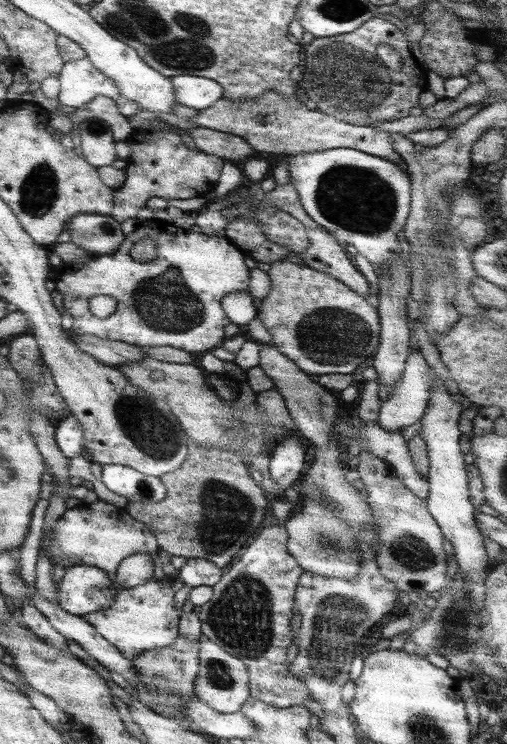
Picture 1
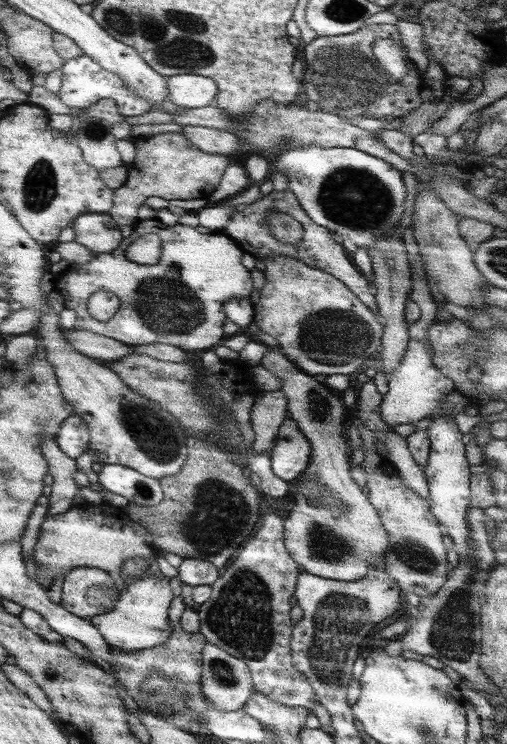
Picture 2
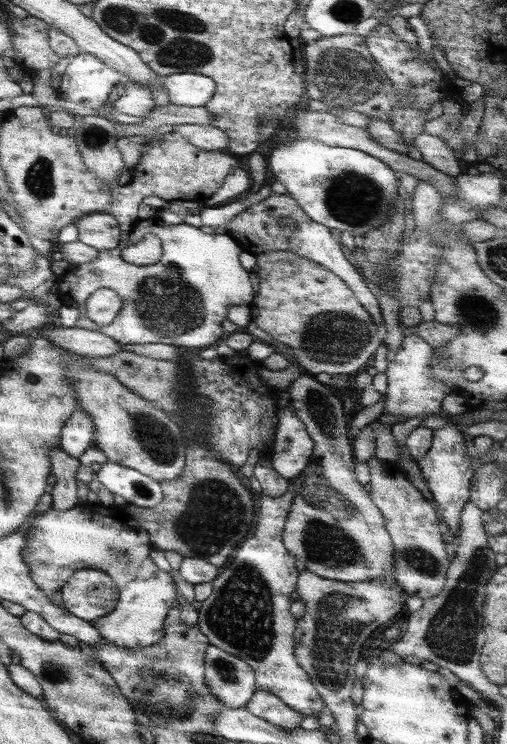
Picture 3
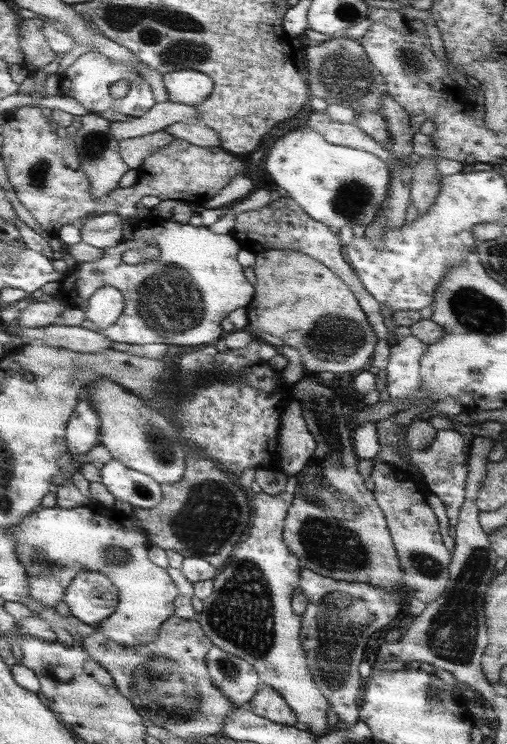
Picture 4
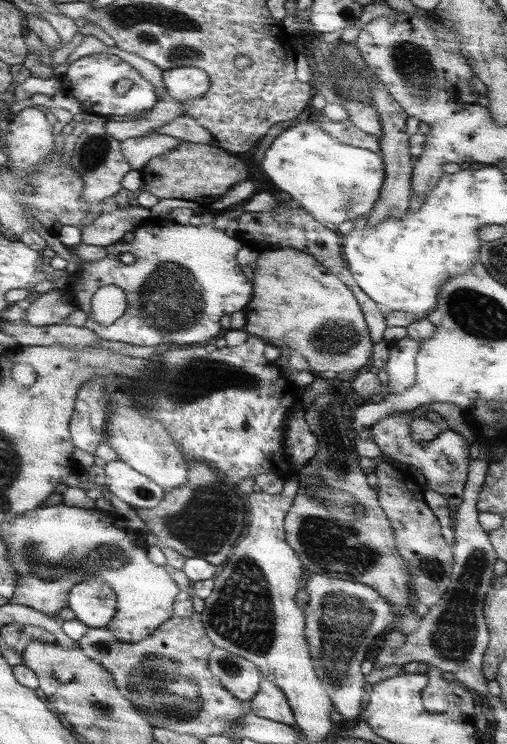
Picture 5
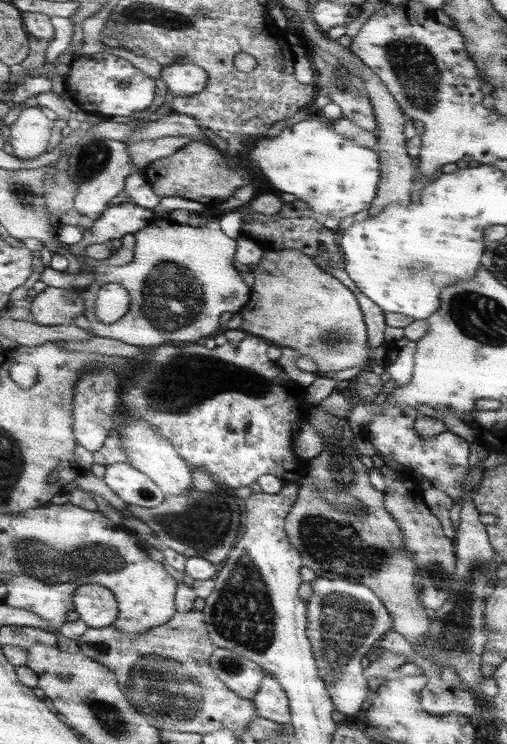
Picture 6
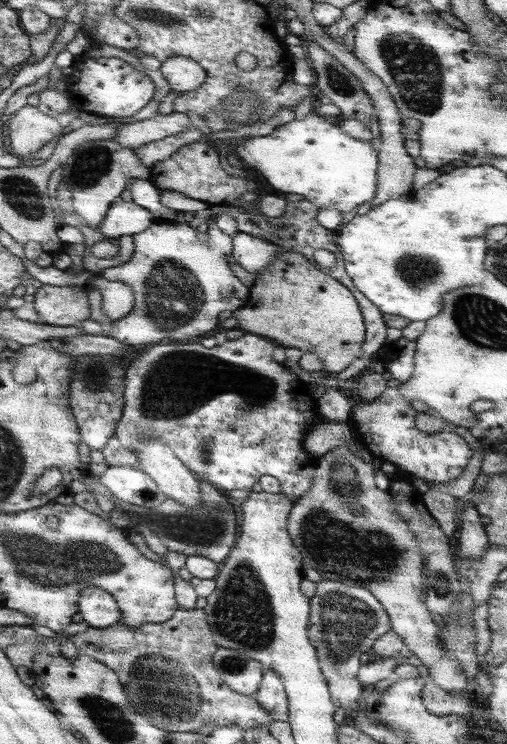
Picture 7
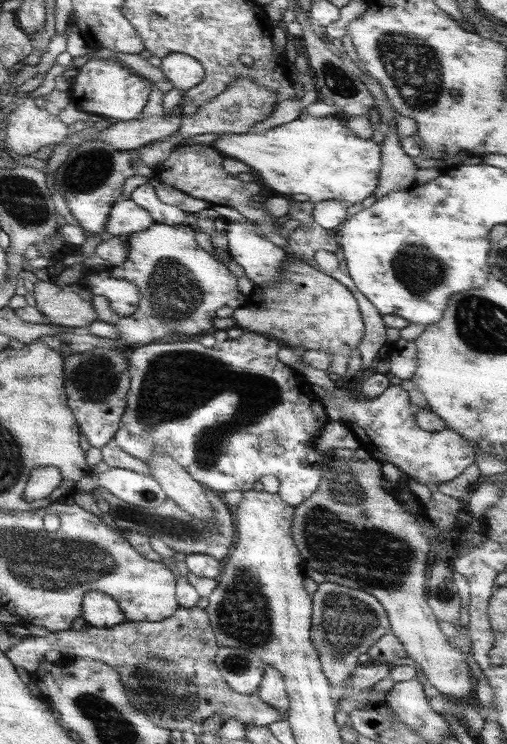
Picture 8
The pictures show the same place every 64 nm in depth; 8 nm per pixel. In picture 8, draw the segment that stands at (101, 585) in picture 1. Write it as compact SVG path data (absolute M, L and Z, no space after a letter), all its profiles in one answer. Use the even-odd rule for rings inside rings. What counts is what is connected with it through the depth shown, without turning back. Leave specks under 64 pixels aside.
M88 590L80 602L80 616L91 627L109 628L124 622L122 610L108 594Z

